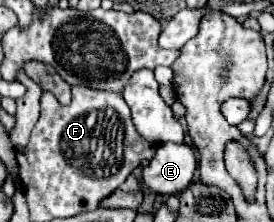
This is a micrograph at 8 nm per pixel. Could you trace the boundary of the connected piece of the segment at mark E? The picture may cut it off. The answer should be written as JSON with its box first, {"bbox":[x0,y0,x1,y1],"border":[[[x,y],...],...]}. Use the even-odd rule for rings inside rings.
{"bbox":[142,144,196,196],"border":[[[188,144],[158,146],[150,164],[142,170],[142,184],[162,196],[180,194],[192,184],[196,170],[194,150]]]}

